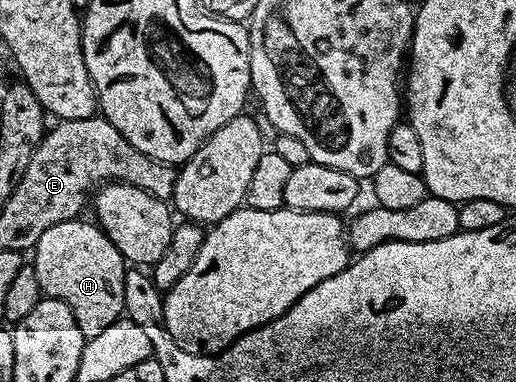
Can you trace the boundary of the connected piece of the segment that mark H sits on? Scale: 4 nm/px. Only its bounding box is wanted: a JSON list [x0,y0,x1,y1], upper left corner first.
[34,218,126,338]

